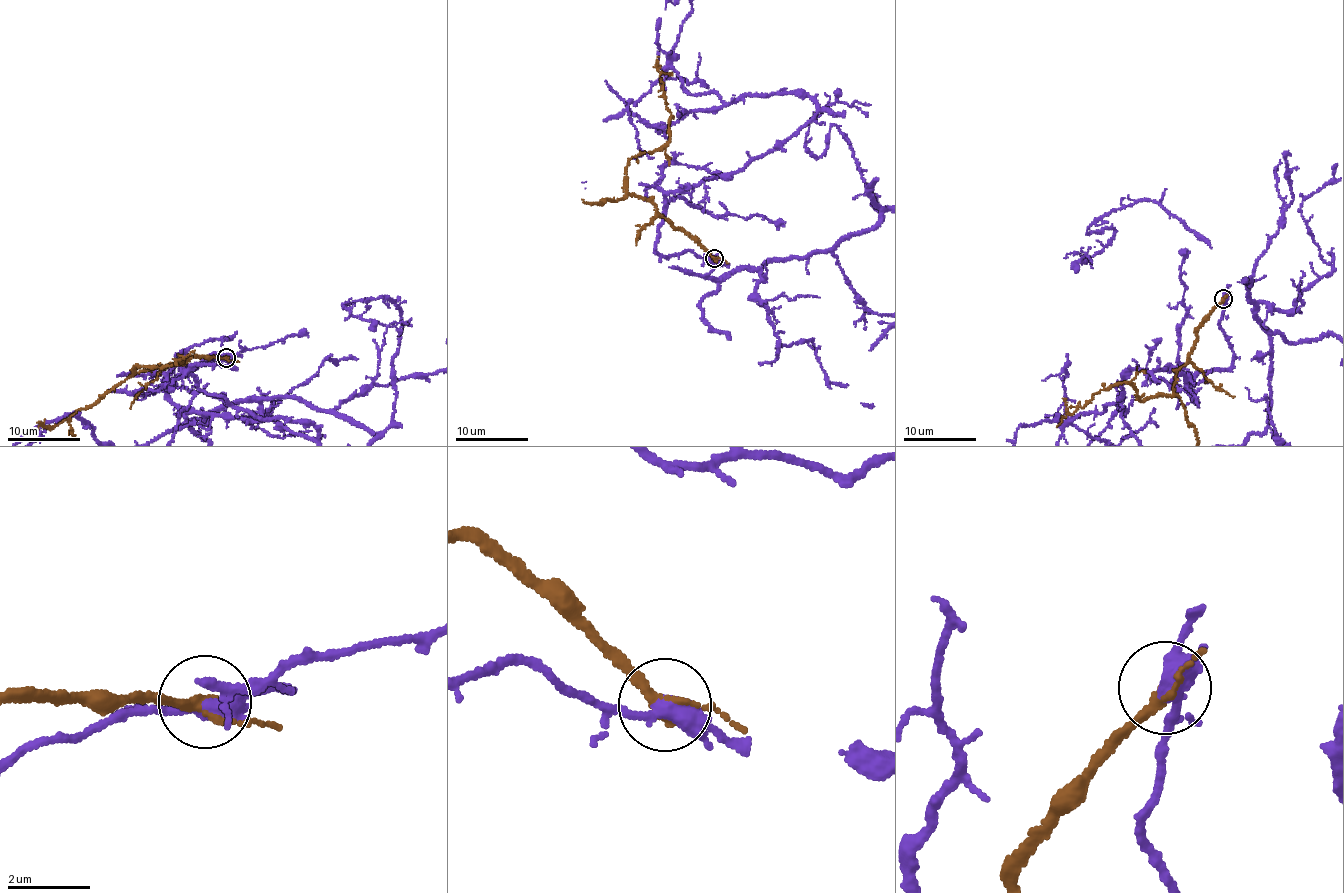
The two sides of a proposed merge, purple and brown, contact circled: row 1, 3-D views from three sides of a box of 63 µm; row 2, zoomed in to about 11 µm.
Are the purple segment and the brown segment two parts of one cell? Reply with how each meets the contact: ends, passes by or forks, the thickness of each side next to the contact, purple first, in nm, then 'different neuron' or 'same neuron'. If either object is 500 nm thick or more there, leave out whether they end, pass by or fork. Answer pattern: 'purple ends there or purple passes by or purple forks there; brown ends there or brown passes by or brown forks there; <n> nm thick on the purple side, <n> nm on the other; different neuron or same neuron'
purple forks there; brown passes by; 360 nm thick on the purple side, 200 nm on the other; different neuron

